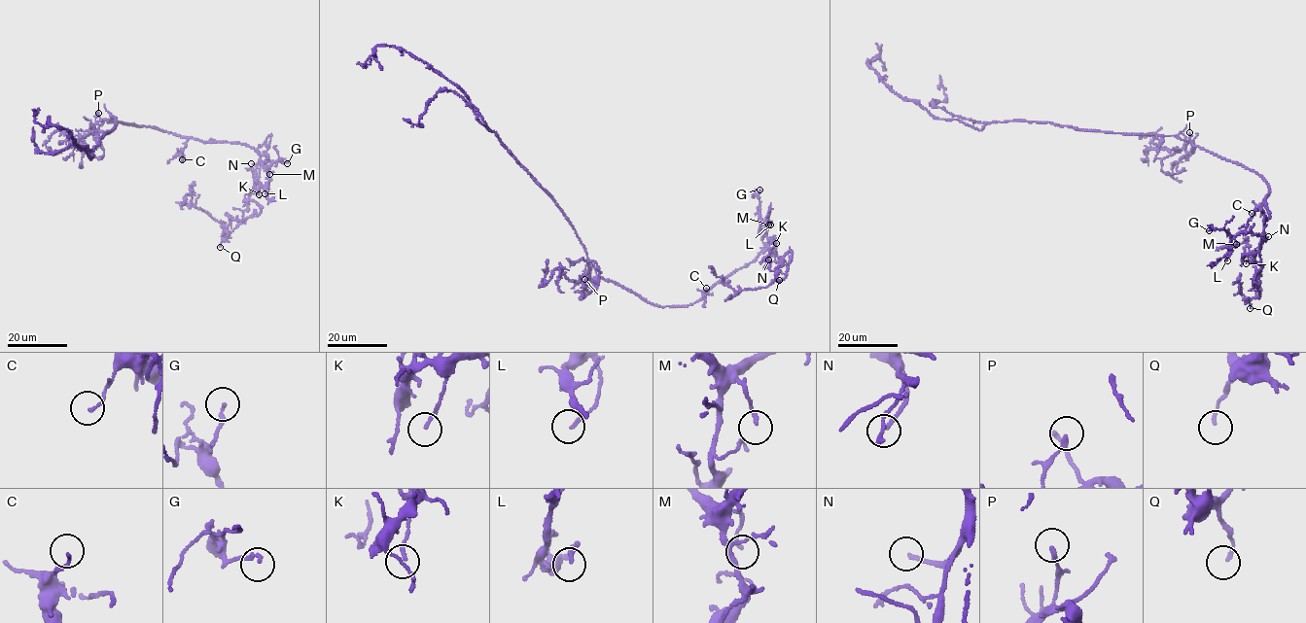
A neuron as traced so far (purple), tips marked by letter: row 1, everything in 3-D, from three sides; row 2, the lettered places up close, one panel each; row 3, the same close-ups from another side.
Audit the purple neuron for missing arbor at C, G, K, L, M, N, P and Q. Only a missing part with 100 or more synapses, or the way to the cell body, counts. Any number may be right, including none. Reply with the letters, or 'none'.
N

